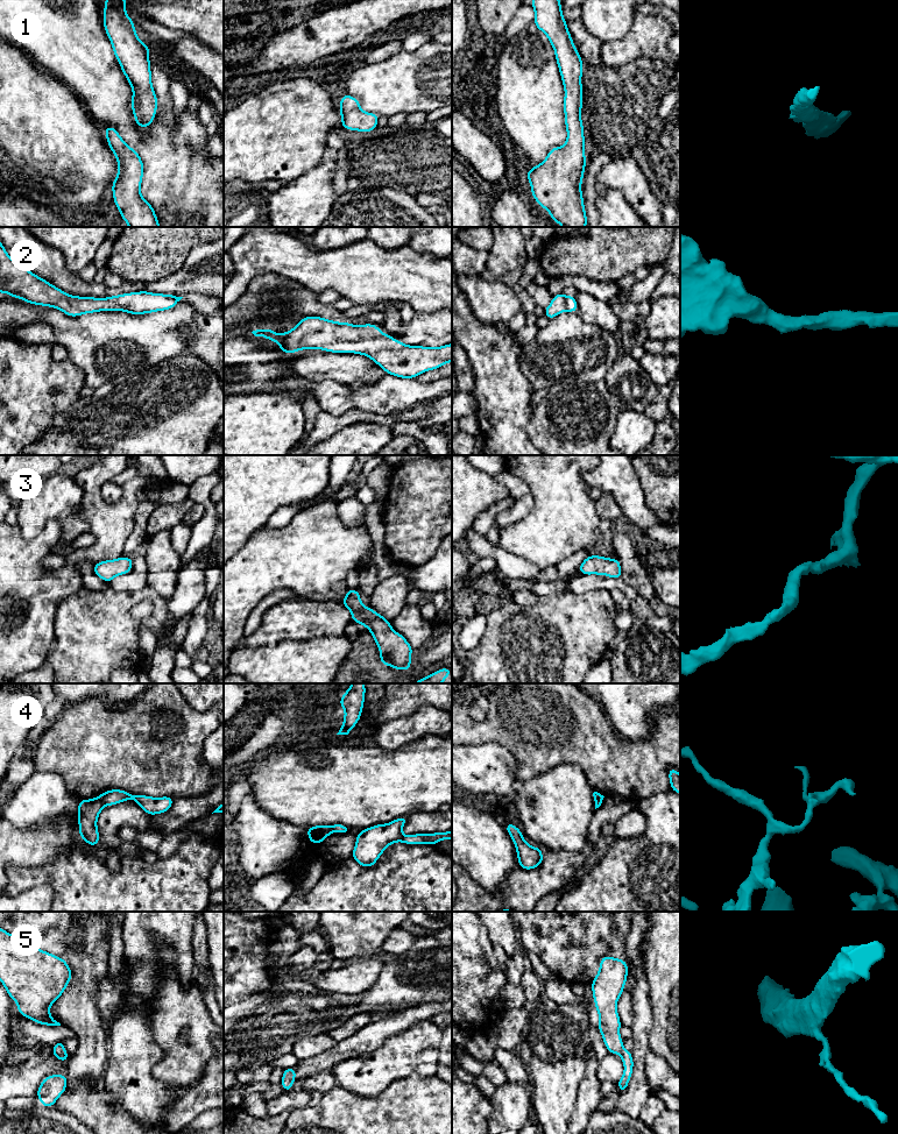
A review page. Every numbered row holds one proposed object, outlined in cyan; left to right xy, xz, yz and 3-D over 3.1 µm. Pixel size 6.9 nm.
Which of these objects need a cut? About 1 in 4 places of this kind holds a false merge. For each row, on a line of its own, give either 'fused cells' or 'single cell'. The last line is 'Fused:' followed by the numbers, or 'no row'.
1: single cell
2: single cell
3: single cell
4: fused cells
5: single cell
Fused: 4

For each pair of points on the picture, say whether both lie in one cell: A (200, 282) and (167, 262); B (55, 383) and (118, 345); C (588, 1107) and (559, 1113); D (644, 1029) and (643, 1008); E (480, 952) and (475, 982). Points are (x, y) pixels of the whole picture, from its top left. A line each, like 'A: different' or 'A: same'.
A: different
B: different
C: different
D: same
E: same

